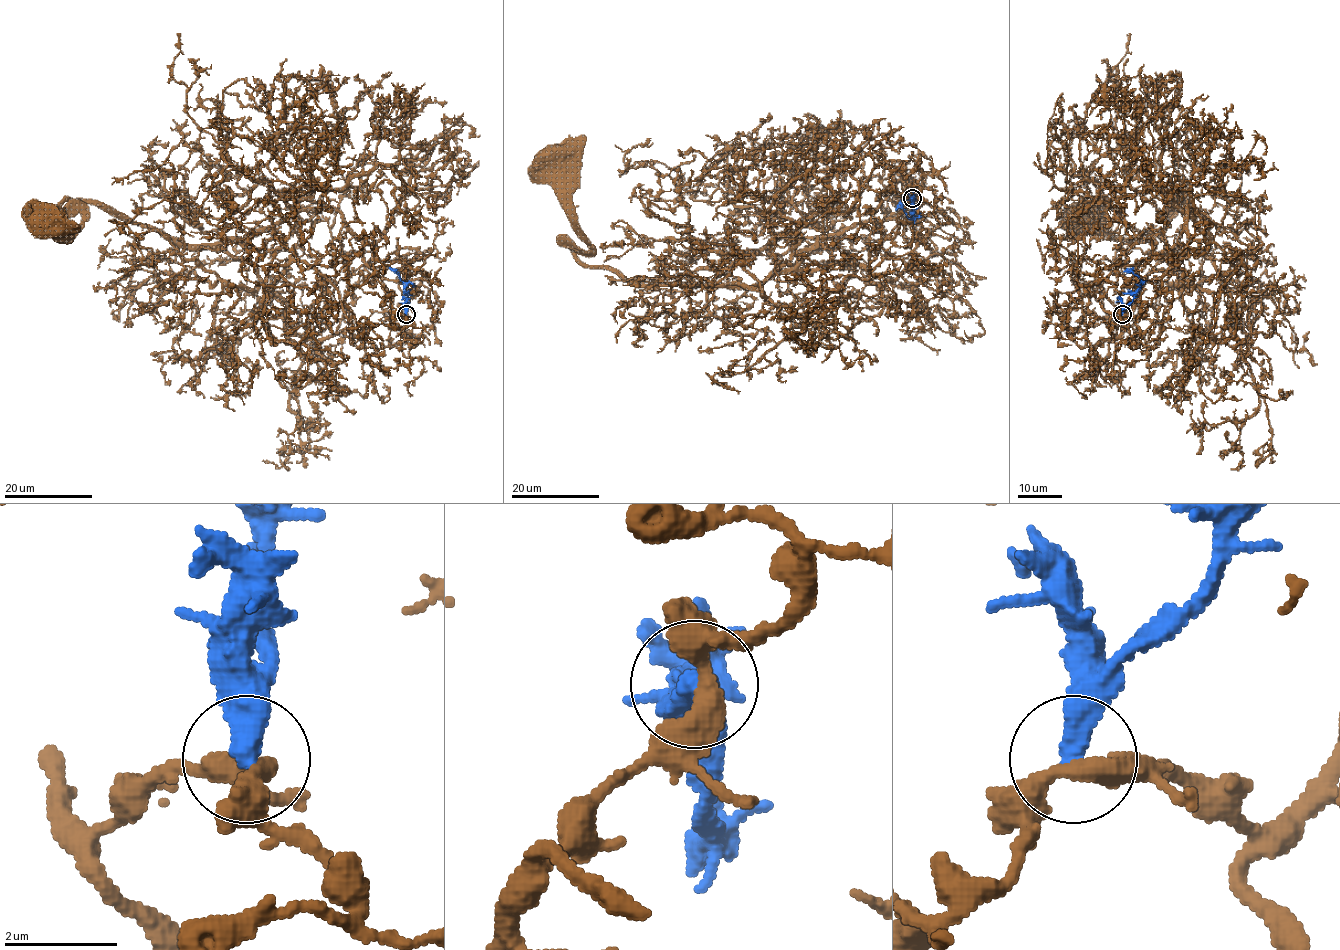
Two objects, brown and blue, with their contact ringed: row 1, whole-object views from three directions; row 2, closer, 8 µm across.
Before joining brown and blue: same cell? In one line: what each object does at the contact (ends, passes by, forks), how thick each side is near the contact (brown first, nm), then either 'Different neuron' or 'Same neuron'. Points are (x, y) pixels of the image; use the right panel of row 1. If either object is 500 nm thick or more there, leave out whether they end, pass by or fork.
At the ring brown passes by. At the ring blue ends. Thickness 440 nm (brown) against 480 nm. Different neuron

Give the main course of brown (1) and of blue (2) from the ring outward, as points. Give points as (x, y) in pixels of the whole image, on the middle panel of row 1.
1: (913, 199), (867, 265), (781, 269), (756, 285), (637, 284), (577, 257), (589, 245), (569, 218), (556, 152)
2: (912, 199), (913, 212), (909, 218), (902, 209), (895, 210)

